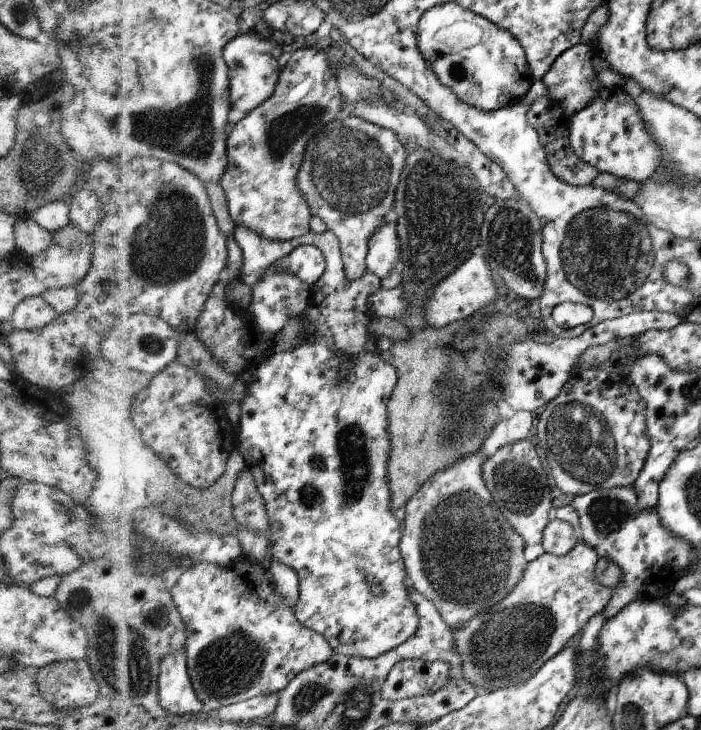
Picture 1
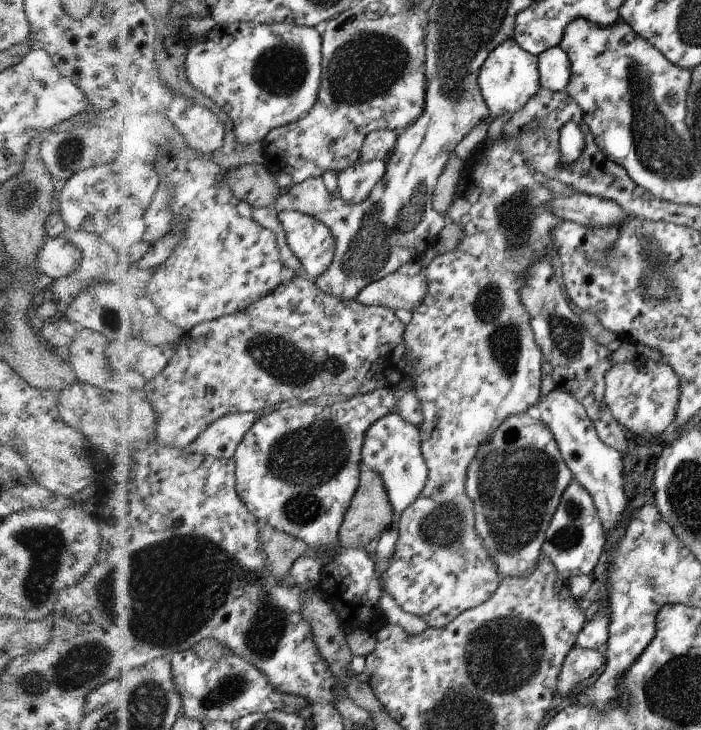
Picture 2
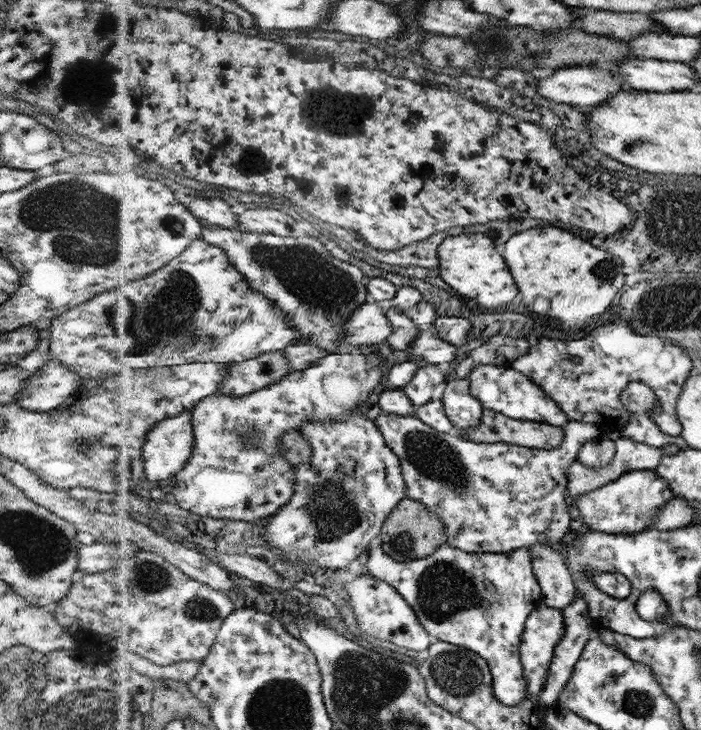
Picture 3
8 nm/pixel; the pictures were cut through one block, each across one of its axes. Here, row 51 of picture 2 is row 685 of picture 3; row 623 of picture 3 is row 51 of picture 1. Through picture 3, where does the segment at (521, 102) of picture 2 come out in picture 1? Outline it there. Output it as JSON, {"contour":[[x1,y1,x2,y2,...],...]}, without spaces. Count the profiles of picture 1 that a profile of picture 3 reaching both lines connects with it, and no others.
{"contour":[[453,1,433,6,431,10,427,10,420,18,420,24,417,25,416,38,421,56,429,62,429,66,437,74,437,80,449,90,453,90,457,100,477,110,494,111,518,102,533,84,532,71,529,70,527,55,521,43,517,42,507,30,501,30,496,23,489,22,489,19,461,8]]}

